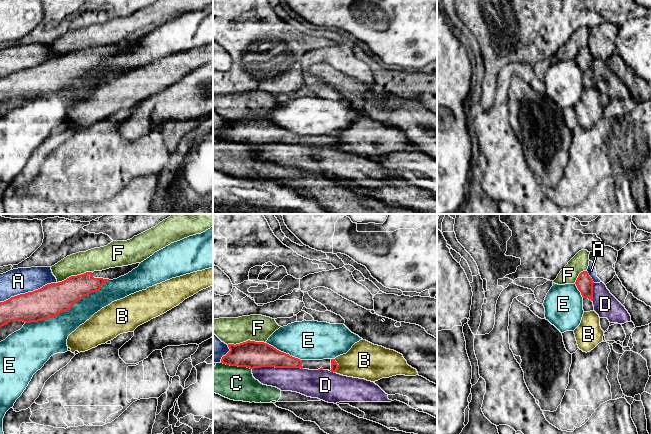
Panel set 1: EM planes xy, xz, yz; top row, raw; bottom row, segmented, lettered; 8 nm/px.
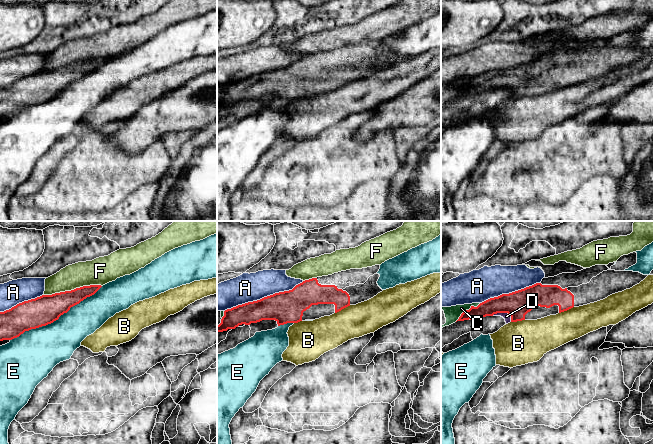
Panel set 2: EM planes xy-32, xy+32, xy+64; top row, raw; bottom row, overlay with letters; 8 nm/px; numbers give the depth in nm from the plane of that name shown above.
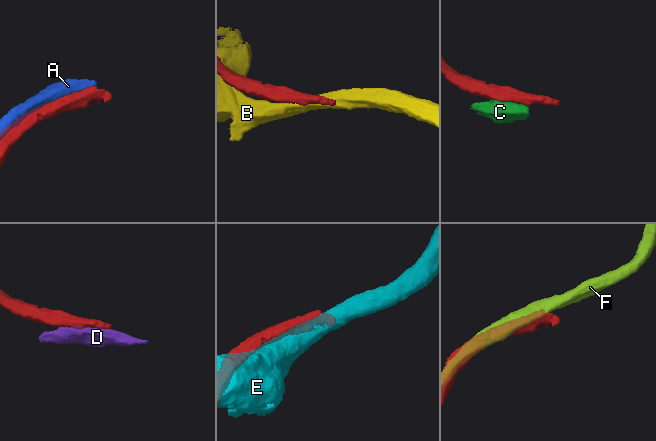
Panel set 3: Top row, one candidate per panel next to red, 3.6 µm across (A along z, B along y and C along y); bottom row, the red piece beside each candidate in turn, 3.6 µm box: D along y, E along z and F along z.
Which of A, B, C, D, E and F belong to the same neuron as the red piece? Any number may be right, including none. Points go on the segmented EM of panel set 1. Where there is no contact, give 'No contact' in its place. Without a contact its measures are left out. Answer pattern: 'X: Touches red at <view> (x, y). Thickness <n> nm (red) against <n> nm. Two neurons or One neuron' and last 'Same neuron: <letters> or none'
A: Touches red at xy (28, 292). Thickness 260 nm (red) against 200 nm. Two neurons
B: Touches red at xz (338, 366). Thickness 60 nm (red) against 300 nm. Two neurons
C: Touches red at xz (236, 365). Thickness 220 nm (red) against 280 nm. Two neurons
D: Touches red at xz (277, 367). Thickness 220 nm (red) against 200 nm. Two neurons
E: Touches red at xy (68, 309). Thickness 260 nm (red) against 260 nm. Two neurons
F: Touches red at xz (246, 341). Thickness 220 nm (red) against 220 nm. Two neurons
Same neuron: none

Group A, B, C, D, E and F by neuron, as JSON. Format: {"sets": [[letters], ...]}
{"sets": [["A"], ["B"], ["C"], ["D"], ["E"], ["F"]]}

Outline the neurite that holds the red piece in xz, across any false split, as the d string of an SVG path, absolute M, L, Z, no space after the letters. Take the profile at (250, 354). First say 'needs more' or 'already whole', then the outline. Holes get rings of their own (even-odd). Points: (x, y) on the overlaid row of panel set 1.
needs more; M246 341L240 344L228 344L230 351L222 357L221 363L247 367L301 368L309 370L329 370L336 372L339 365L335 359L300 360L281 352L264 342Z

